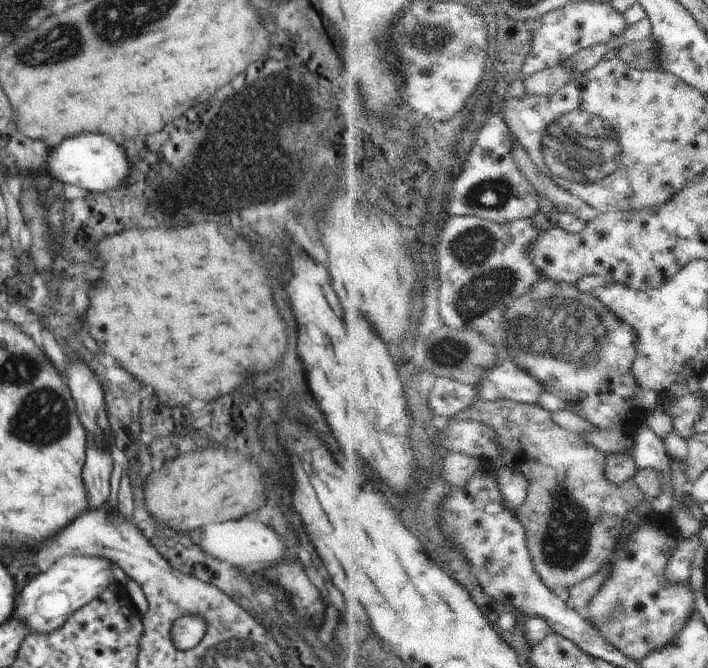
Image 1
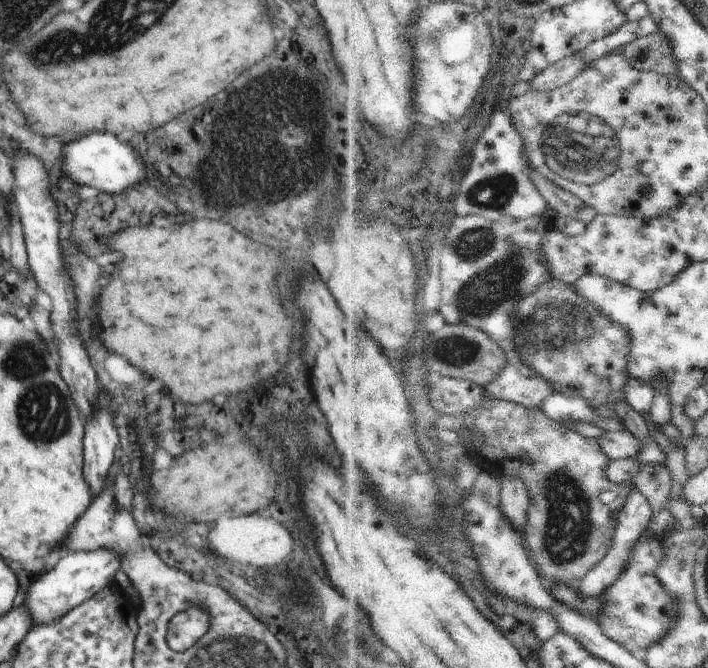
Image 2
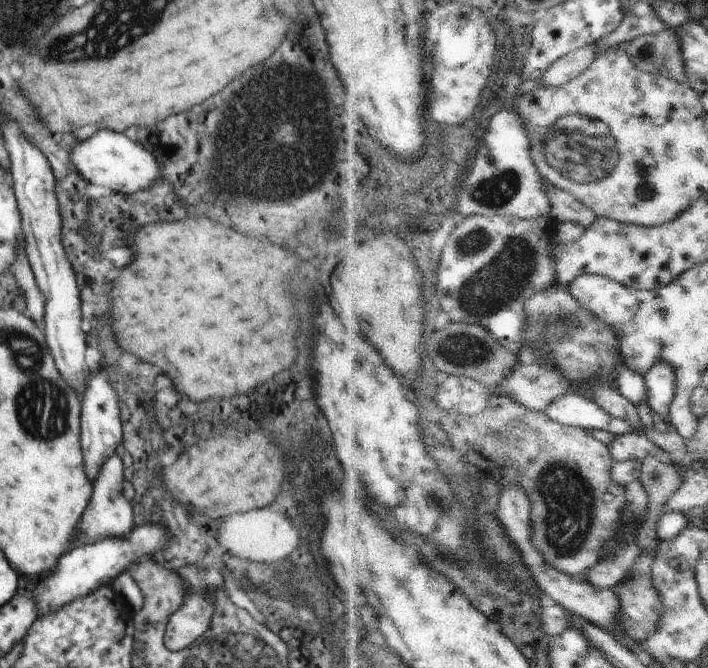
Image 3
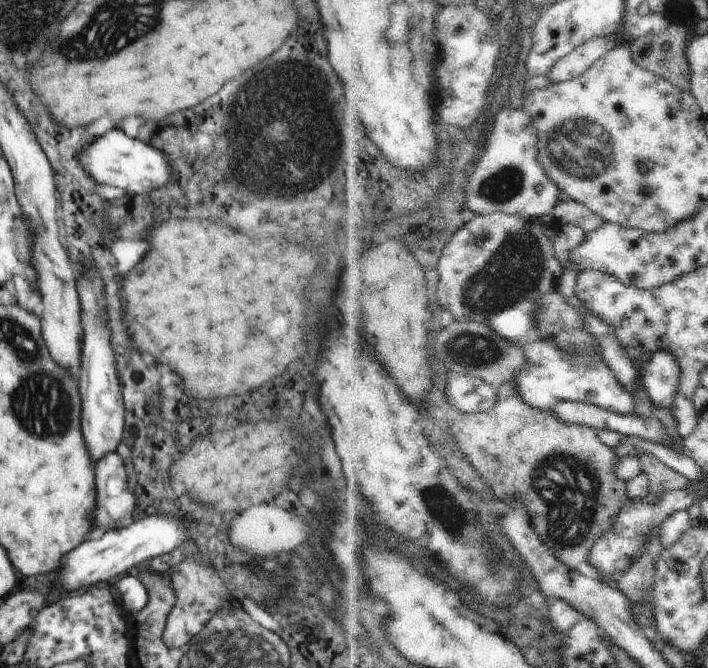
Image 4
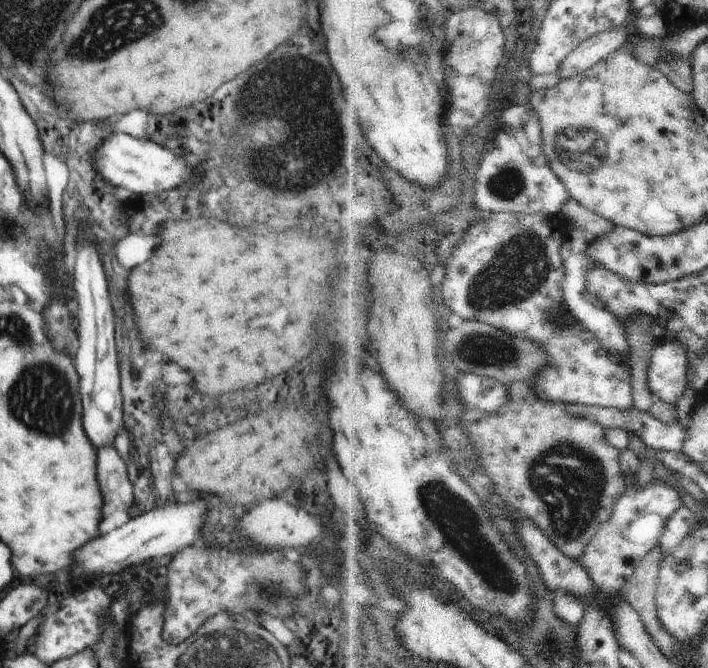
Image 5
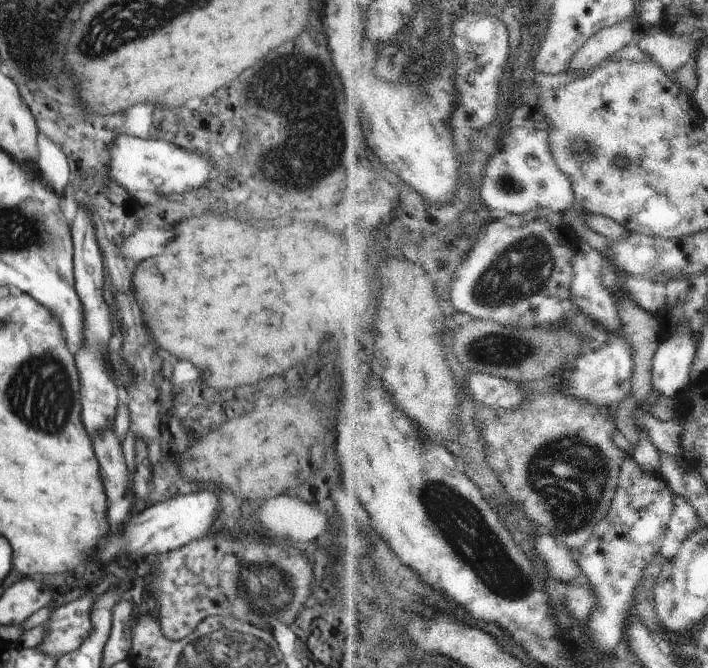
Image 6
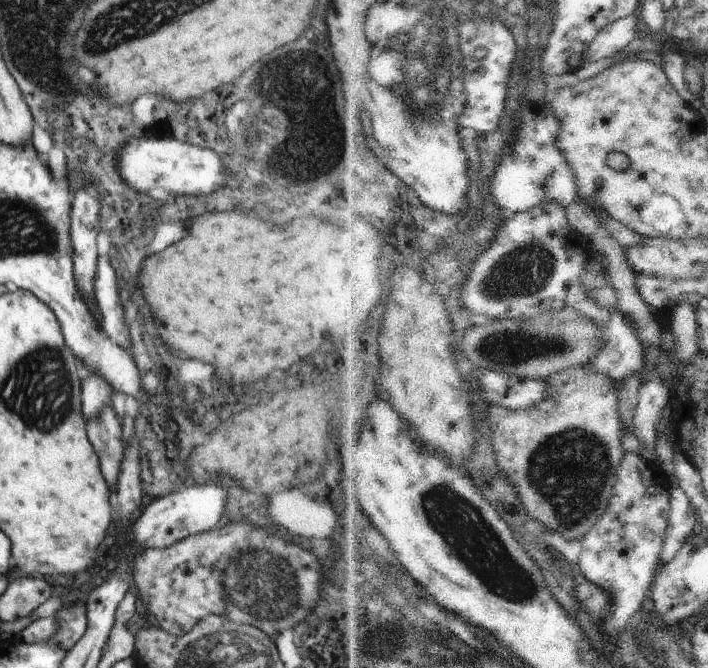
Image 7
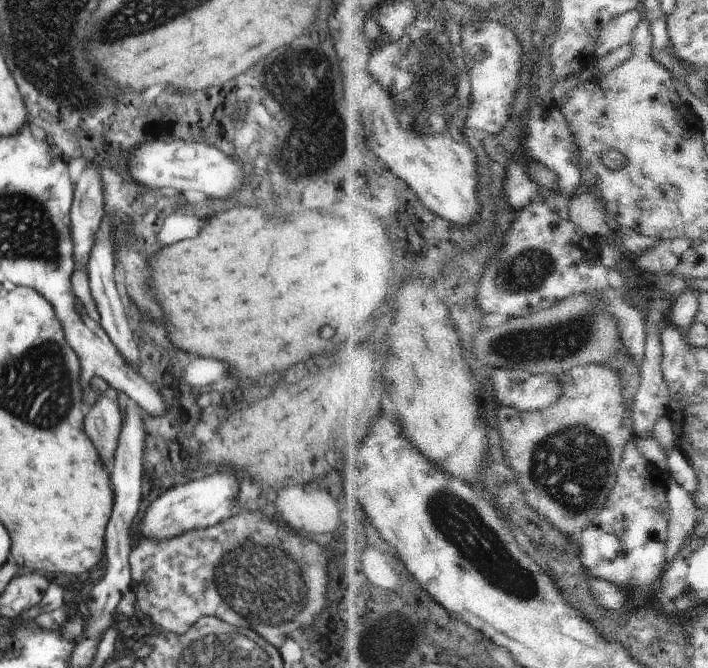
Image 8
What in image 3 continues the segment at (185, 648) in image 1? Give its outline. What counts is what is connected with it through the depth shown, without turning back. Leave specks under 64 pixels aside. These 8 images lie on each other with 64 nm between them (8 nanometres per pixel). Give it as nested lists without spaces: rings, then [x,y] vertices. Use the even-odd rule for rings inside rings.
[[[187,564],[184,567],[179,568],[177,572],[180,574],[180,578],[182,578],[182,582],[184,582],[184,590],[186,590],[186,592],[184,592],[184,604],[182,604],[182,606],[180,606],[180,608],[178,608],[178,610],[176,610],[176,612],[170,616],[164,633],[164,644],[166,645],[166,648],[169,648],[171,651],[175,652],[188,648],[195,640],[198,640],[210,628],[210,619],[213,618],[214,614],[214,604],[210,602],[210,590],[220,589],[214,588],[212,585],[208,584],[206,580],[204,580],[207,570],[199,568],[197,564]]]

